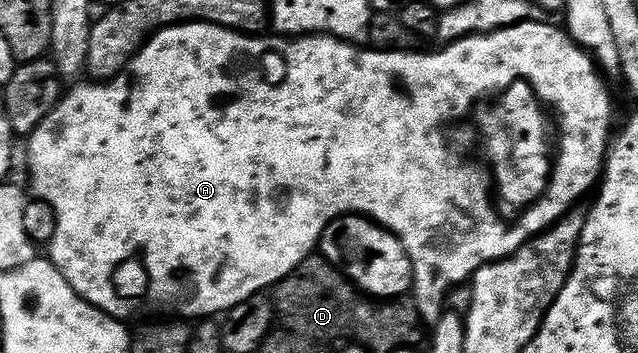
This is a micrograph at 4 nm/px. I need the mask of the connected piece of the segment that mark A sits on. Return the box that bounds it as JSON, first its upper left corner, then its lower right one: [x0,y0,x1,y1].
[28,23,615,325]

